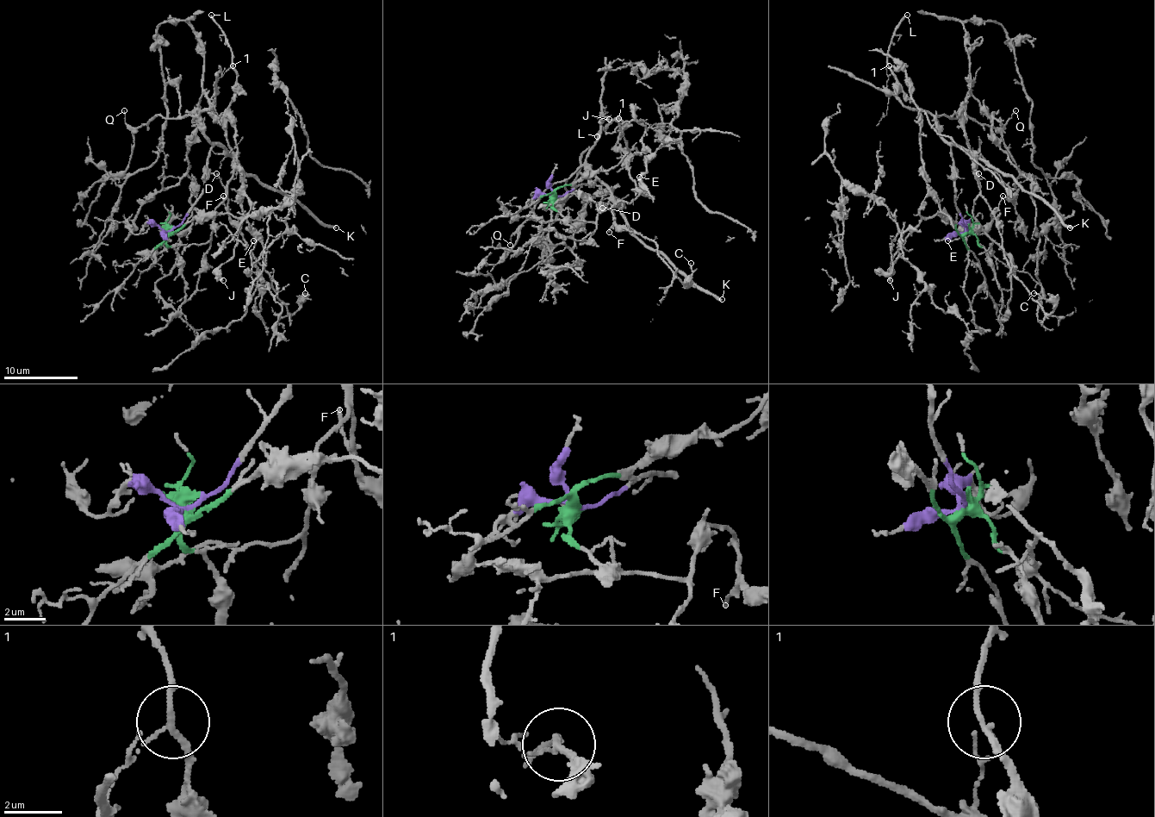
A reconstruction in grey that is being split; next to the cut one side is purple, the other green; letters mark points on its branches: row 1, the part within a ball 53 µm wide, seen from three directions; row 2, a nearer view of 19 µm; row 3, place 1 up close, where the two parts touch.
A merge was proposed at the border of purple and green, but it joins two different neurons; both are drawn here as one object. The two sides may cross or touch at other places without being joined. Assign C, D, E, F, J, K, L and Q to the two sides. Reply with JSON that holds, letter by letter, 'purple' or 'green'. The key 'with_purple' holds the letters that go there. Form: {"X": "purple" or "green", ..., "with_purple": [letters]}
{"C": "green", "D": "green", "E": "green", "F": "green", "J": "green", "K": "purple", "L": "green", "Q": "purple", "with_purple": ["K", "Q"]}

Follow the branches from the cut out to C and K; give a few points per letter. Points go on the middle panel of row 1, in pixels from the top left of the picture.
C: (555, 196), (552, 207), (591, 221), (600, 202), (607, 203), (620, 227), (652, 240), (686, 283), (691, 263)
K: (555, 196), (563, 196), (578, 184), (602, 183), (637, 236), (661, 252), (710, 294), (723, 300)

